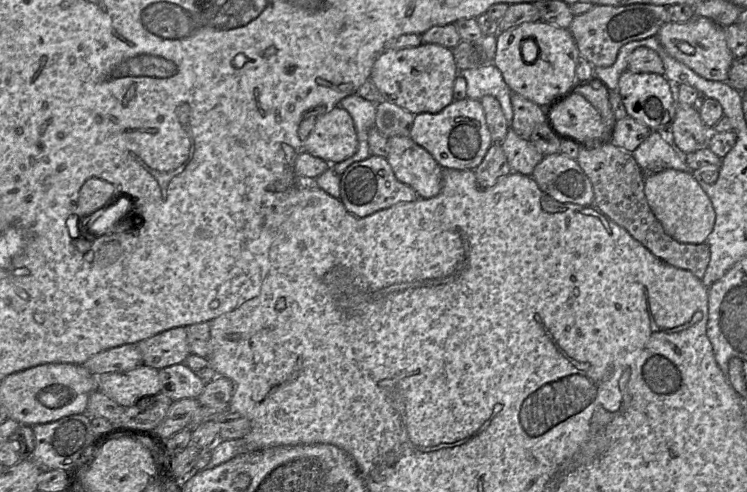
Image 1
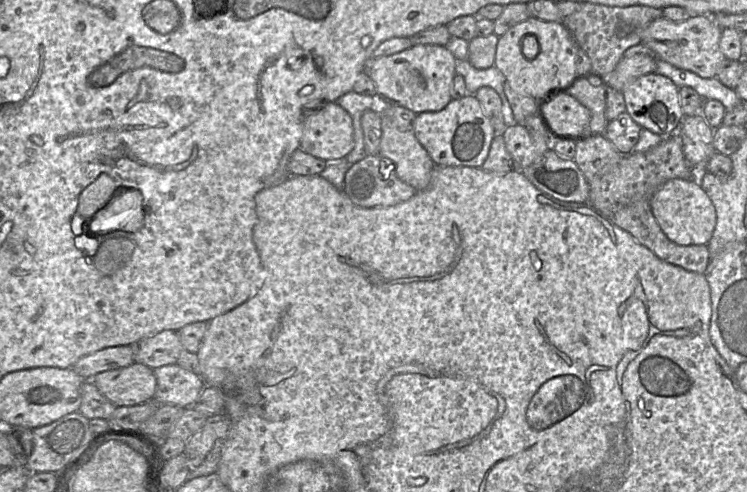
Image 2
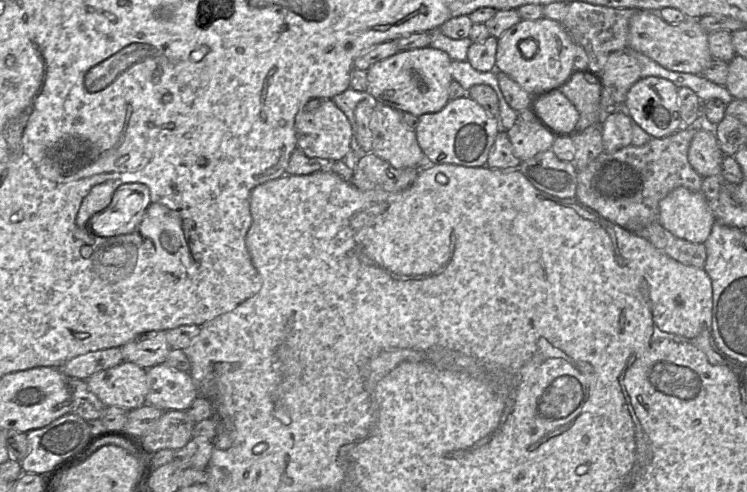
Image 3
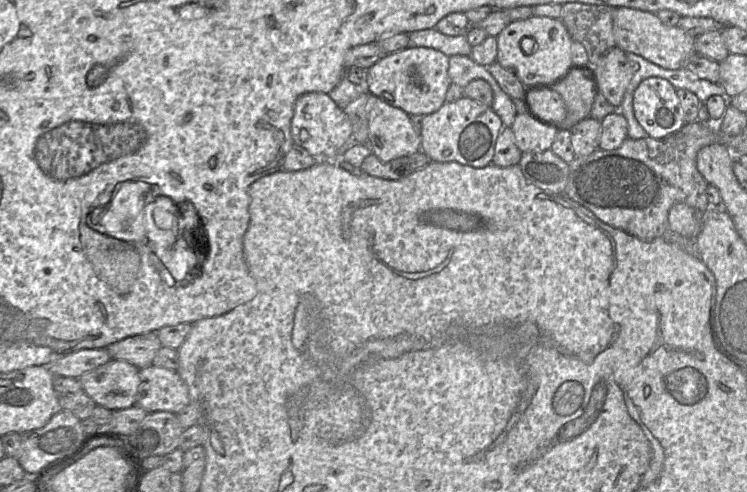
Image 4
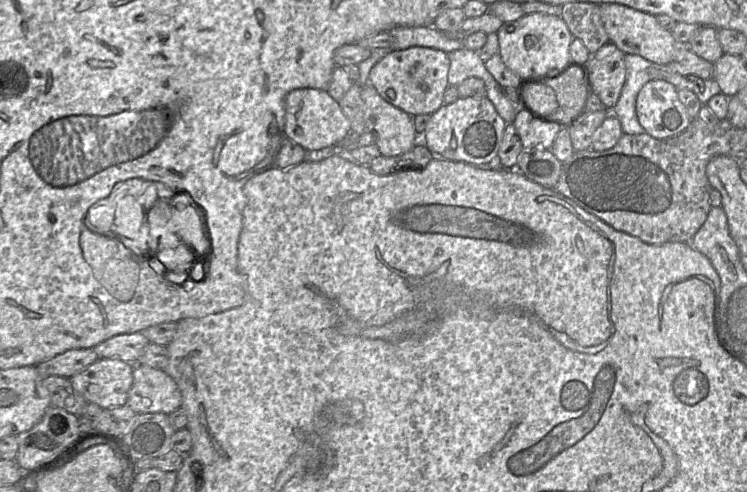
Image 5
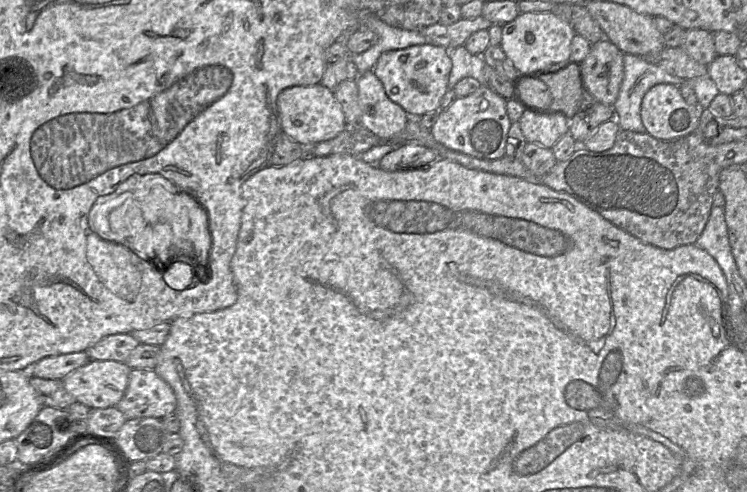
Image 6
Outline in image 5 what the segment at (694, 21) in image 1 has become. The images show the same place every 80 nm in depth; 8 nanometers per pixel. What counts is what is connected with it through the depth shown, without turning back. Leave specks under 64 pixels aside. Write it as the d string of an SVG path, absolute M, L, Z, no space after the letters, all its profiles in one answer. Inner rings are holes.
M619 3L600 4L601 18L609 42L624 54L635 54L658 64L669 64L677 47L671 31L660 25L656 16Z

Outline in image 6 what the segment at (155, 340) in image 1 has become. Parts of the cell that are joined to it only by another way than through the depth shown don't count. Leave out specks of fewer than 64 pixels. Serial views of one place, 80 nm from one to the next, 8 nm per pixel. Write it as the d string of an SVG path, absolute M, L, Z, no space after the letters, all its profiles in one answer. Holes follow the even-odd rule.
M113 334L102 338L85 351L90 360L113 360L124 363L139 344L131 334Z

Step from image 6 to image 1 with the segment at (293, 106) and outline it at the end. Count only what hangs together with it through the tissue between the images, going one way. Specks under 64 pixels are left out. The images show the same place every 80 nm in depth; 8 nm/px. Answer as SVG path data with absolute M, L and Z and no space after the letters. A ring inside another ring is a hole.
M340 106L322 110L313 118L303 118L303 151L319 157L329 165L341 162L351 157L357 150L358 140L355 126L348 112Z

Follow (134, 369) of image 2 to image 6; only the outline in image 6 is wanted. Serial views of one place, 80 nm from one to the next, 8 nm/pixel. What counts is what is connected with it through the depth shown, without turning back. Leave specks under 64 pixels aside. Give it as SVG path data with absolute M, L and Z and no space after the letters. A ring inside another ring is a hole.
M89 360L61 380L76 401L91 409L108 408L122 399L131 370L118 361Z

